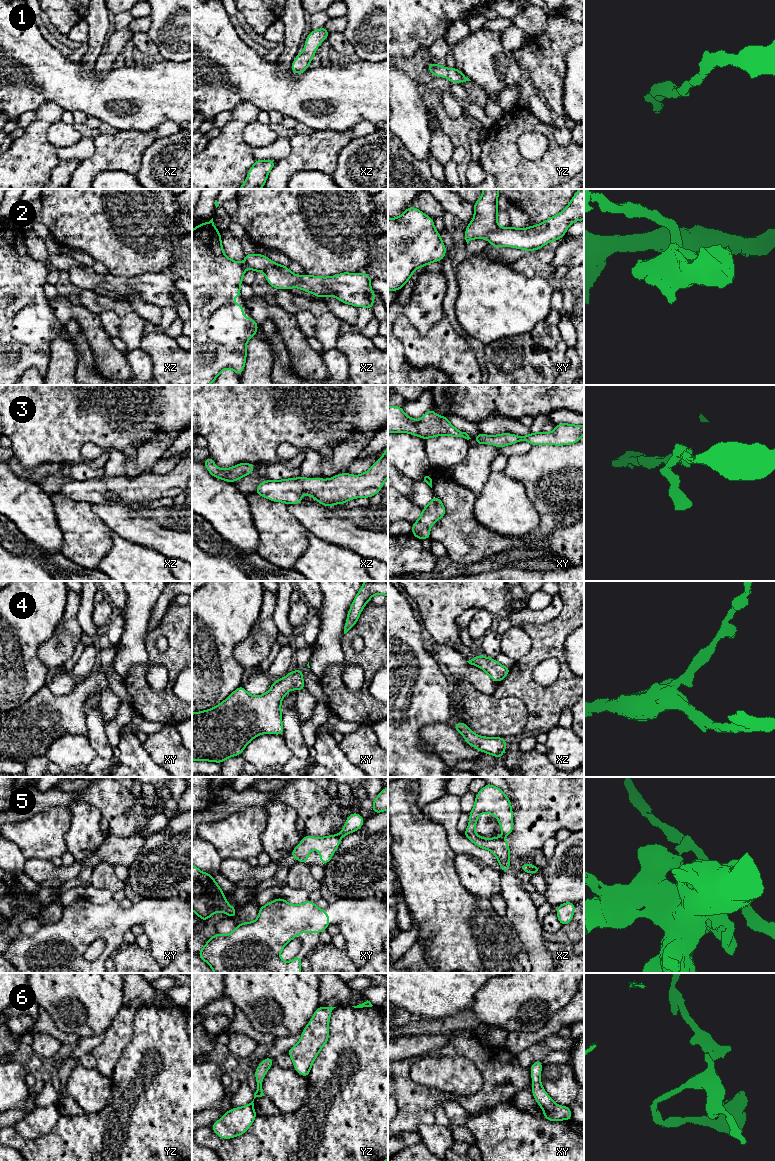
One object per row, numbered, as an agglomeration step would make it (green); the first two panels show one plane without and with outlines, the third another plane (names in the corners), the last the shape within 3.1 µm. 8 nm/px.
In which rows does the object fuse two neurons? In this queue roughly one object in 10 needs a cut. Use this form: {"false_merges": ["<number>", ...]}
{"false_merges": ["5"]}

